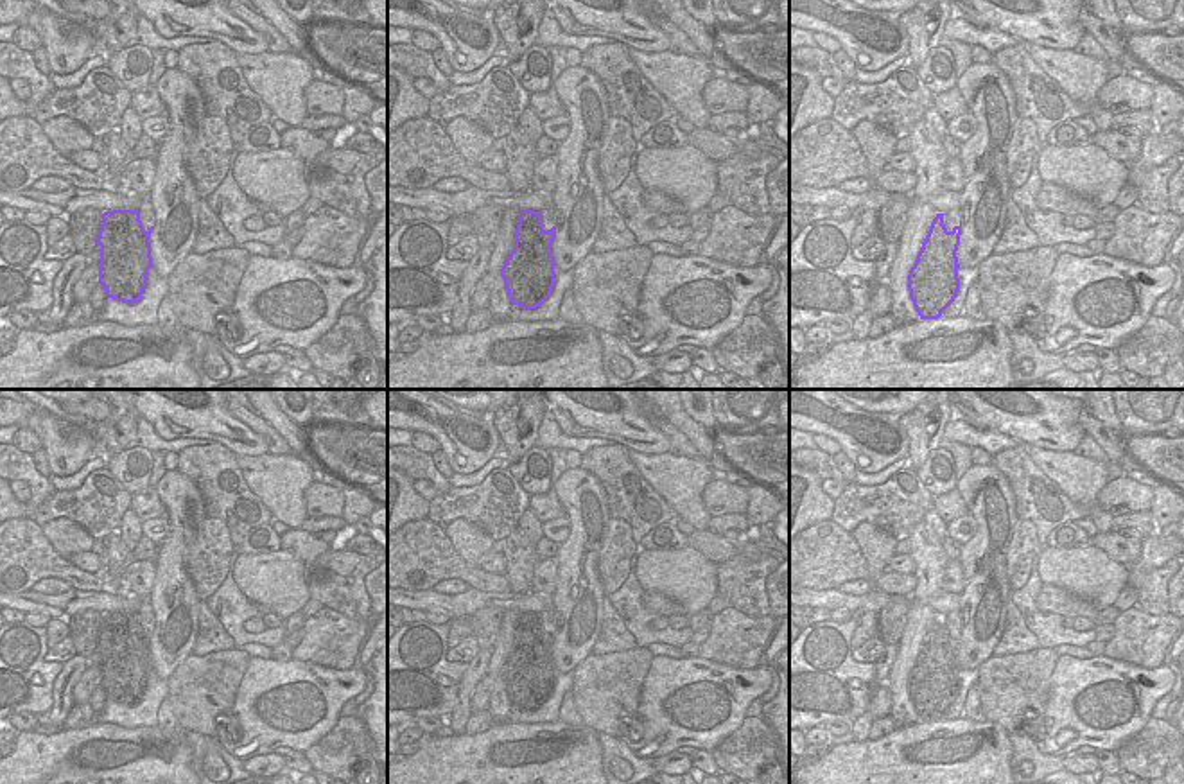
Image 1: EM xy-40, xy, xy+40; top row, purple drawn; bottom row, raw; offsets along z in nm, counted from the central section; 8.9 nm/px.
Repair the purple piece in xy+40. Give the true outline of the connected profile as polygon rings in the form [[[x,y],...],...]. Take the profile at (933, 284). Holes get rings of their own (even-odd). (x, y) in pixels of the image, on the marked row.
[[[936,213],[908,274],[908,291],[920,319],[938,319],[960,291],[958,246],[962,221],[951,231]]]

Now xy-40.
[[[113,210],[102,213],[102,224],[97,237],[100,248],[99,283],[104,287],[106,296],[122,303],[140,301],[147,274],[152,267],[149,237],[154,226],[147,231],[142,226],[138,210]]]

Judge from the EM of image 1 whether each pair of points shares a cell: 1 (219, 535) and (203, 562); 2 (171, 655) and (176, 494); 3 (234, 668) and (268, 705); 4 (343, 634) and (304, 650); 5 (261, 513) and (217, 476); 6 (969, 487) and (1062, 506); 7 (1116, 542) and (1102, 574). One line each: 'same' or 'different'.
1: same
2: same
3: different
4: same
5: same
6: different
7: different

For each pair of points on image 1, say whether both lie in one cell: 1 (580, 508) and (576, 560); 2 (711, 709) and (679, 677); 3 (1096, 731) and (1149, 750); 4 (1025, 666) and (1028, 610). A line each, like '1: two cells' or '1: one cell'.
1: one cell
2: one cell
3: two cells
4: two cells

